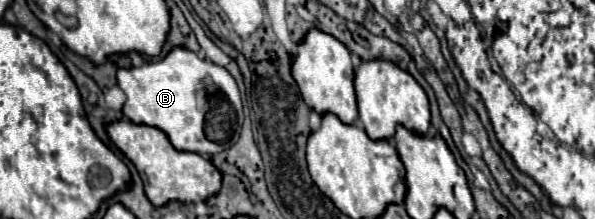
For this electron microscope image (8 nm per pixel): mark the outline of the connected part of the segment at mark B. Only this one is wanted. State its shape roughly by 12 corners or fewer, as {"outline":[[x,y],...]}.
{"outline":[[175,47],[119,69],[131,123],[213,157],[239,139],[227,69]]}

